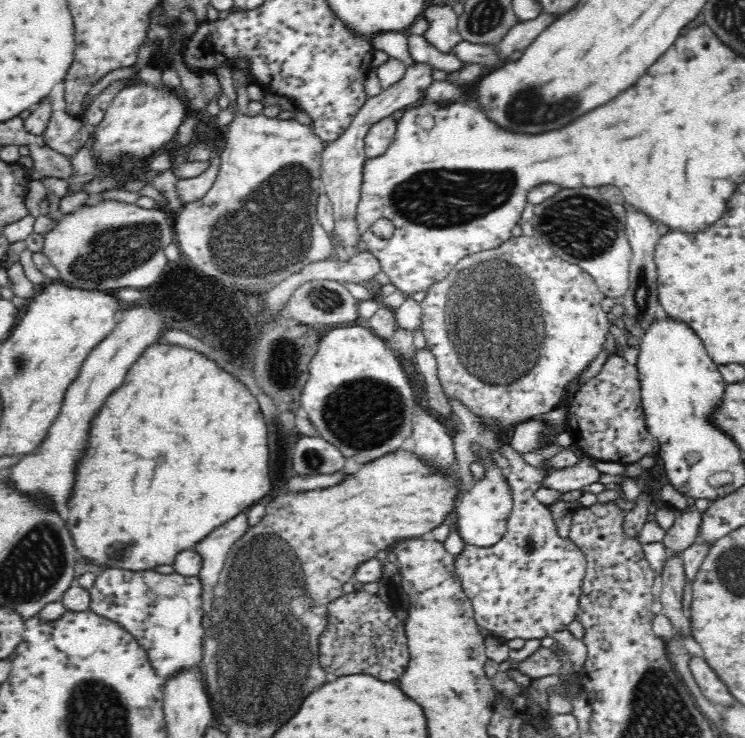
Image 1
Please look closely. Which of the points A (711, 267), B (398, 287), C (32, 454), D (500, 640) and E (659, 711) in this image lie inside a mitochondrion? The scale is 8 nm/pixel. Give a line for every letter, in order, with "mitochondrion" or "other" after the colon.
A: other
B: other
C: other
D: other
E: mitochondrion

